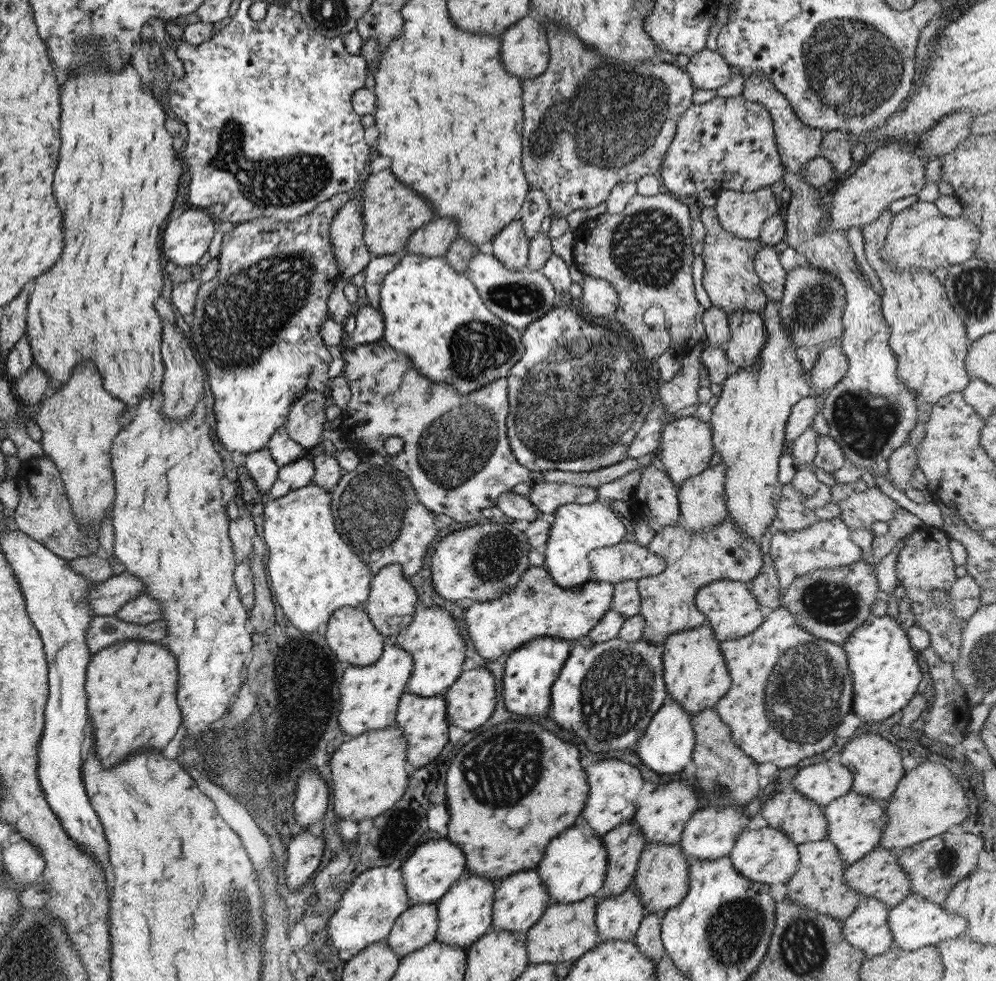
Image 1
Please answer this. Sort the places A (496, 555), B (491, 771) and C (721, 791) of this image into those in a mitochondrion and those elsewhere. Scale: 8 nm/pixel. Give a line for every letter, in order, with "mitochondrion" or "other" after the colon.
A: mitochondrion
B: mitochondrion
C: mitochondrion

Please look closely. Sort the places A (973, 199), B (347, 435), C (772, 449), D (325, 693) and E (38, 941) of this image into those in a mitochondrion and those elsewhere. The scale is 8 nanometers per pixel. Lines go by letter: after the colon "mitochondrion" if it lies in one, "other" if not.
A: other
B: other
C: other
D: other
E: mitochondrion

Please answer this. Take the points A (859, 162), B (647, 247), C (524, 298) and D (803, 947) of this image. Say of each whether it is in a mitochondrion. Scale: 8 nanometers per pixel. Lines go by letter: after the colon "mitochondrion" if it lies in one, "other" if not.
A: other
B: mitochondrion
C: mitochondrion
D: mitochondrion

